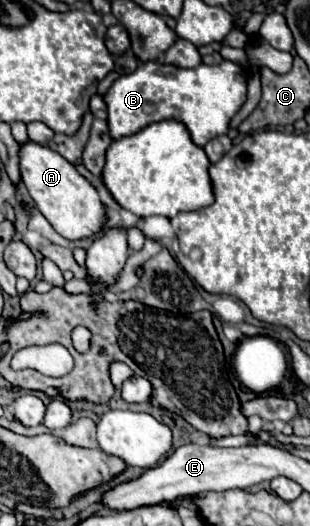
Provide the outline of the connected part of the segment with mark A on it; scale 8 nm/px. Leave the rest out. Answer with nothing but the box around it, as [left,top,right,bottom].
[19,140,105,240]

